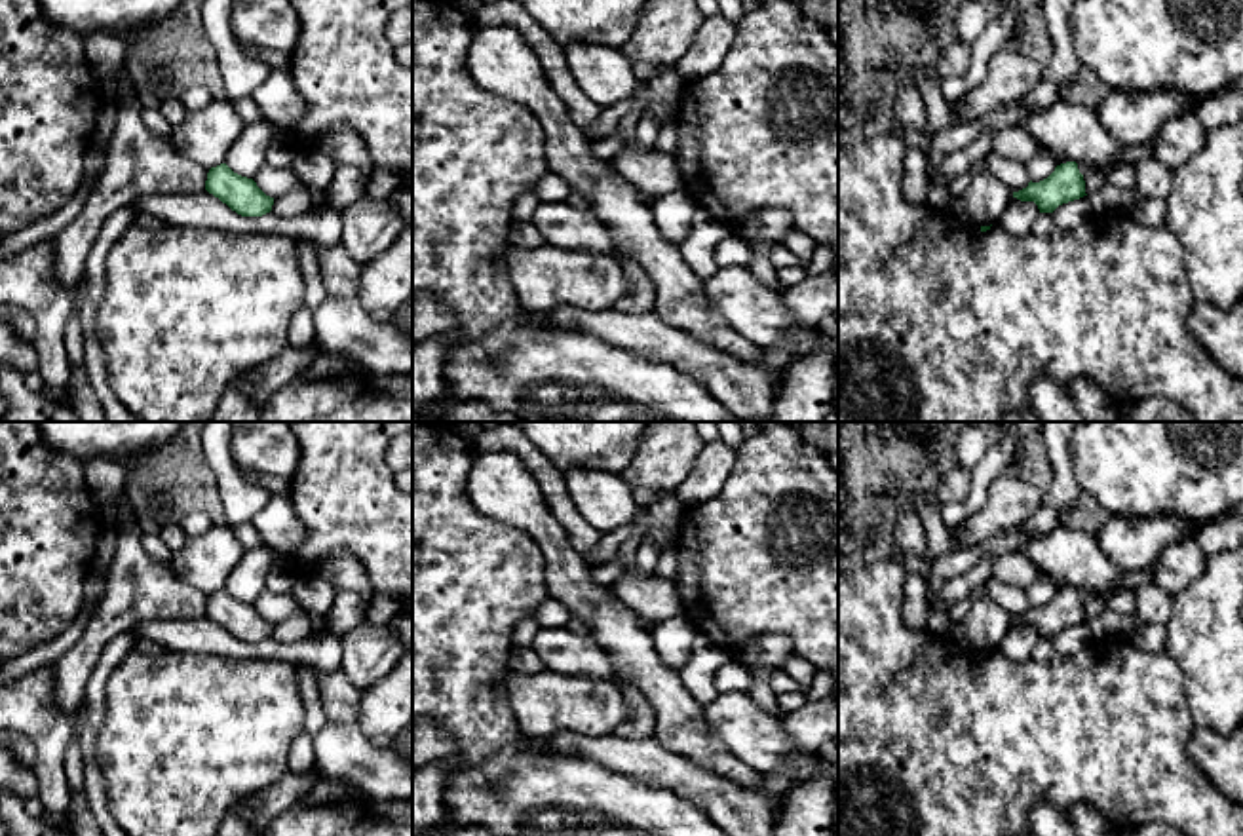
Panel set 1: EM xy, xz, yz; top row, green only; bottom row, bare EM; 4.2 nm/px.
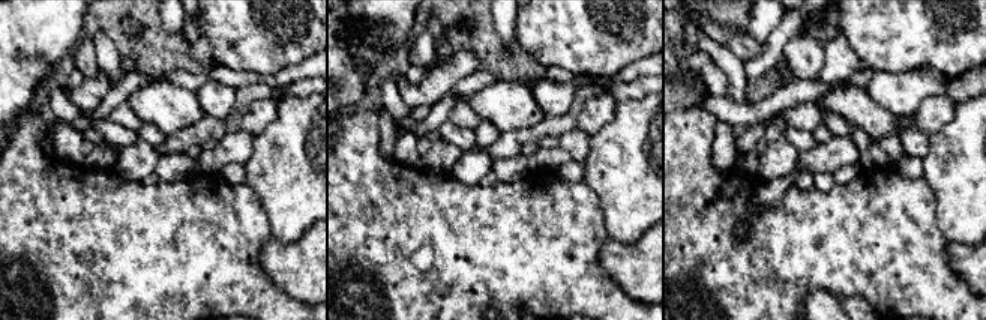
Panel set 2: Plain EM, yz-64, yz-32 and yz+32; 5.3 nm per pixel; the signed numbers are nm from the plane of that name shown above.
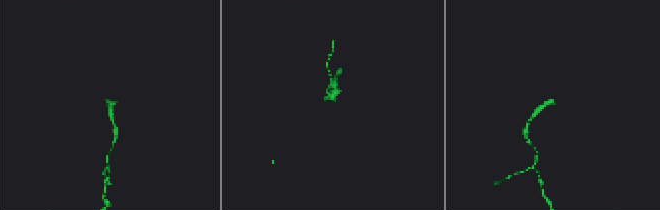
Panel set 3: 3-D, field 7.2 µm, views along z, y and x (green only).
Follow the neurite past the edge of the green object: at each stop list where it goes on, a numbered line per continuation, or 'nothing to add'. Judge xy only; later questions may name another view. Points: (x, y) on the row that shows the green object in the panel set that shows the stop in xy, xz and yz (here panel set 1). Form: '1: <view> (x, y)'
nothing to add

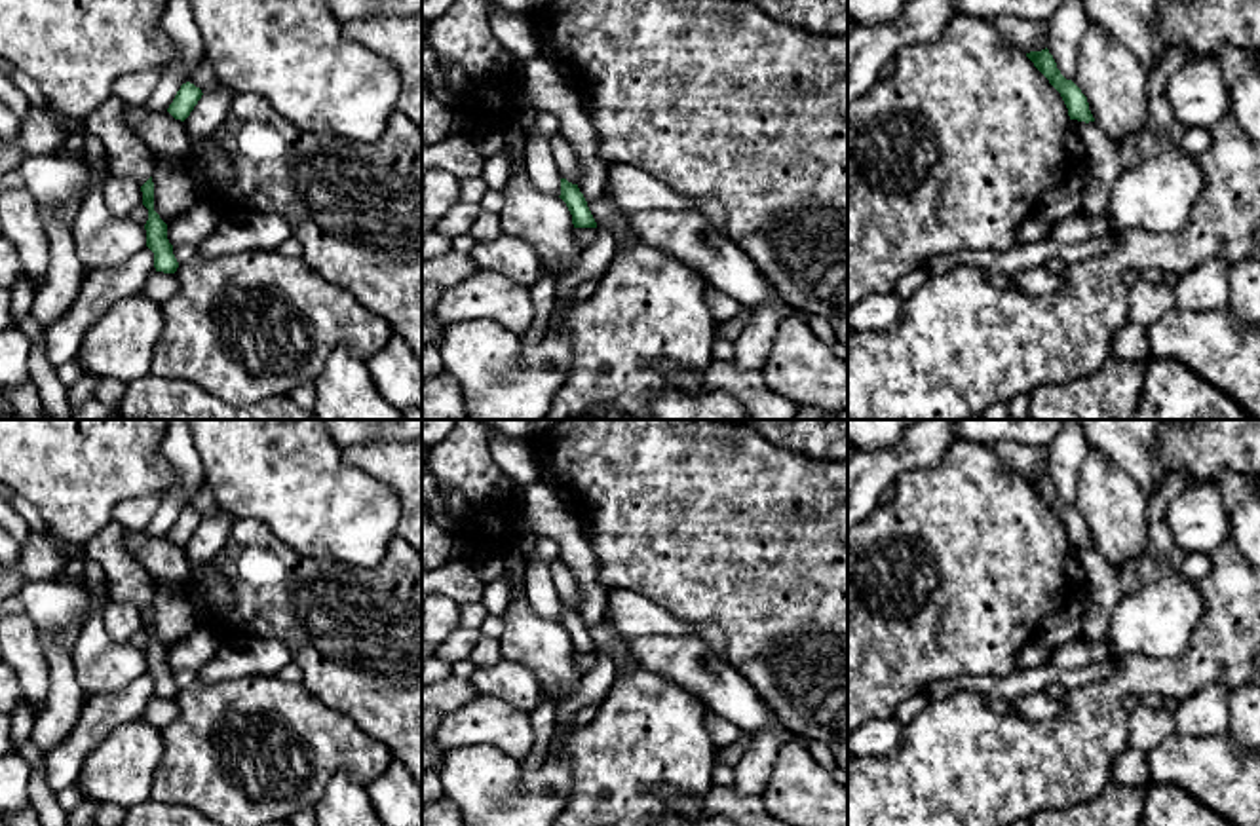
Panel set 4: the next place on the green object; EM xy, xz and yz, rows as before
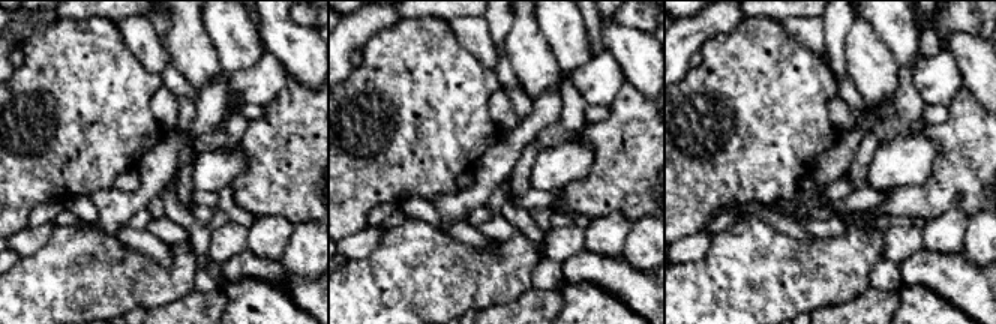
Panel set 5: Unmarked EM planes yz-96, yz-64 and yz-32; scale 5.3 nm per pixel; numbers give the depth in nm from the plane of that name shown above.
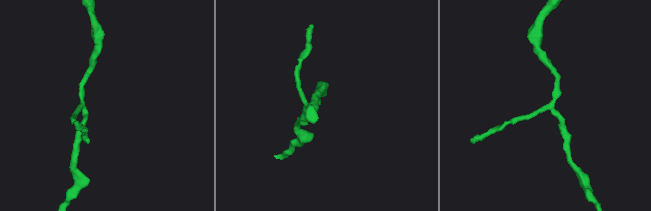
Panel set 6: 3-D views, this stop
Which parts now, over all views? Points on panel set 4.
nothing to add

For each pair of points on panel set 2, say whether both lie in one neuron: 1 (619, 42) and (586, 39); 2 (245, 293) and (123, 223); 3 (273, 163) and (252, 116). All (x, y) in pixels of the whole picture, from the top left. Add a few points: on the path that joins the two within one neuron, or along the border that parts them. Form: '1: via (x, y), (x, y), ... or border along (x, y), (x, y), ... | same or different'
1: via (611, 39), (593, 39) | same
2: via (215, 272), (203, 266), (191, 254), (153, 253) | same
3: border along (276, 101), (276, 116), (254, 137) | different

